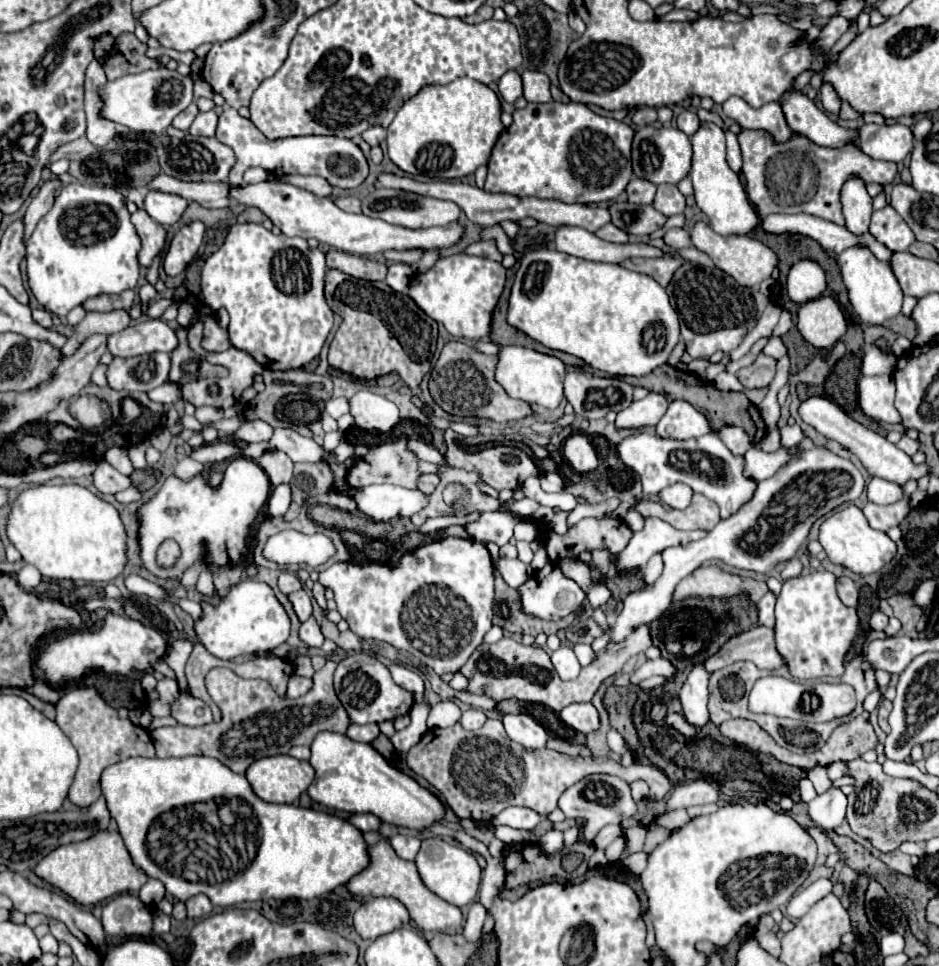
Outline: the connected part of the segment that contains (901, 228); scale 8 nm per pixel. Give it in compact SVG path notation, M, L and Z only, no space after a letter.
M885 206L871 216L869 232L891 250L907 250L911 242L915 242L915 234L907 226L907 222L895 212L893 206Z

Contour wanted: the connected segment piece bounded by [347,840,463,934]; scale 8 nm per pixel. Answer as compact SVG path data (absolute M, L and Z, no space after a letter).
M381 840L375 846L369 846L371 862L369 866L353 876L347 882L347 888L355 896L393 896L397 898L411 914L413 922L421 930L431 930L431 932L443 932L443 934L461 934L463 932L463 914L457 906L441 900L437 894L433 894L421 880L415 862L407 862L395 854L389 842Z

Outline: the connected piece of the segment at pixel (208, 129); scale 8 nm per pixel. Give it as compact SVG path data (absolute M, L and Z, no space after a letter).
M215 110L199 112L197 118L193 120L191 128L189 128L189 134L193 134L193 136L215 136L215 128L217 128Z

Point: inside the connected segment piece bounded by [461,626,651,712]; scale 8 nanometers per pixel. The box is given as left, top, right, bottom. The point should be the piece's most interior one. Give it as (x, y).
(506, 669)

